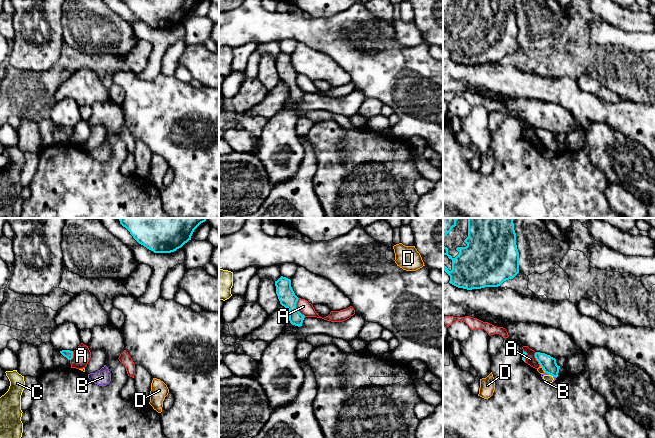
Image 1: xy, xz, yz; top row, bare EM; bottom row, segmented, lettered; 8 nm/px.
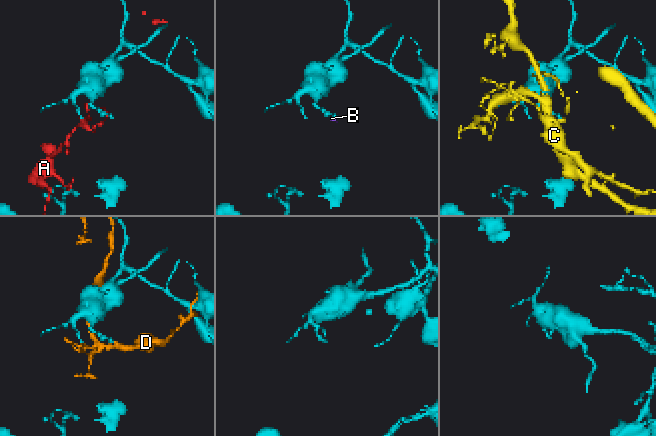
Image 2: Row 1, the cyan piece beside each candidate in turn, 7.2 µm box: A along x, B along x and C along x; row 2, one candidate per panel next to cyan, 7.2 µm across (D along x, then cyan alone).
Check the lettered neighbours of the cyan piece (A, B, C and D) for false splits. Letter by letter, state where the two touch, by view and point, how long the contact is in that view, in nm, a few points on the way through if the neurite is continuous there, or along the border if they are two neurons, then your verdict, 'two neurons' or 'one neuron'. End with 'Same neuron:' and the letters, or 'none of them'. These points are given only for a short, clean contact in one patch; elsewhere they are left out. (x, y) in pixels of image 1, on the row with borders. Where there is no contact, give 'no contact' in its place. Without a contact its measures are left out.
A: meets cyan in xz at (295, 308); contact 160 nm long; two neurons
B: meets cyan in yz at (547, 373); contact 40 nm long; border along yz (545, 372), (549, 374); two neurons
C: meets cyan in yz at (551, 375); contact 40 nm long; two neurons
D: meets cyan in yz at (543, 369); contact 70 nm long; two neurons
Same neuron: none of them

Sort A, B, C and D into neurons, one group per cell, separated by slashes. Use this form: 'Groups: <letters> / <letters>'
Groups: A / B C / D

